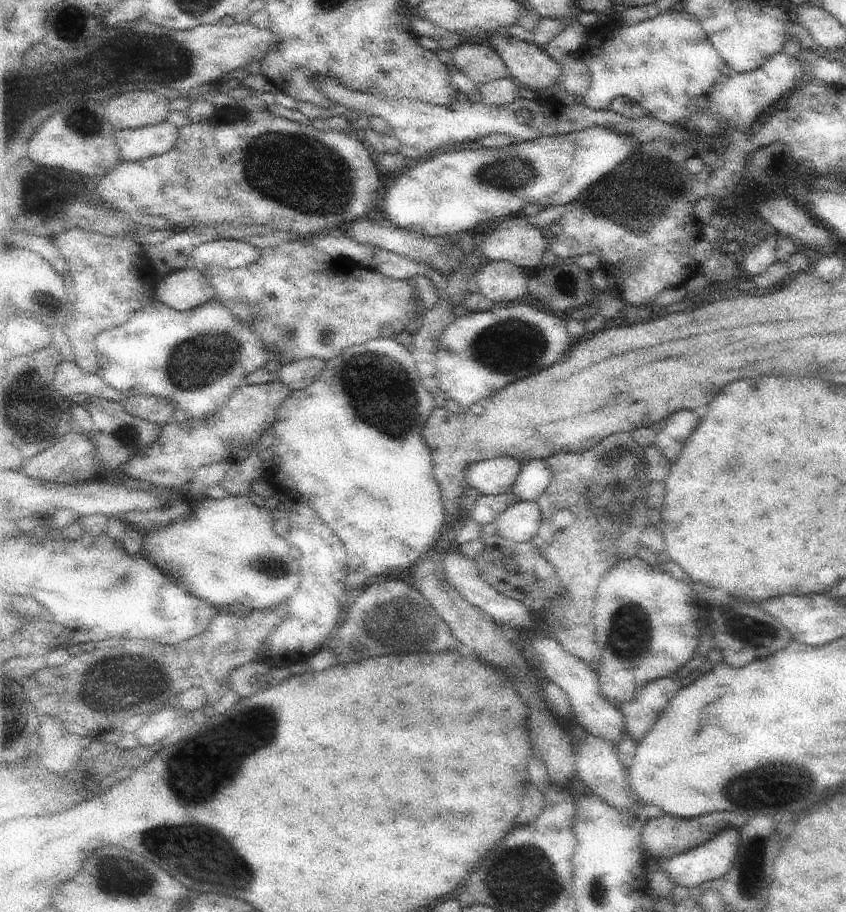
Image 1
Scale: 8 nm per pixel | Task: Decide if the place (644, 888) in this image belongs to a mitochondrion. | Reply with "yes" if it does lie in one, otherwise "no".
no

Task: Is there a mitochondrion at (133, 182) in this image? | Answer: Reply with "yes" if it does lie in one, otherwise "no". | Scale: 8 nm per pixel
no

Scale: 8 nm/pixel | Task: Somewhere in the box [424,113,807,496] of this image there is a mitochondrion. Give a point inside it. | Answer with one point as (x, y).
(512, 346)

